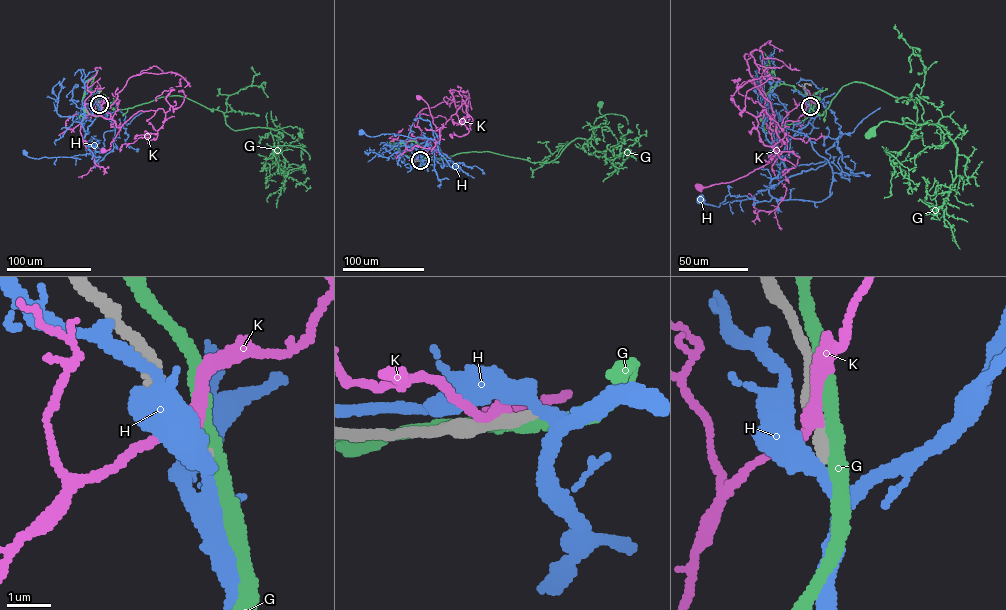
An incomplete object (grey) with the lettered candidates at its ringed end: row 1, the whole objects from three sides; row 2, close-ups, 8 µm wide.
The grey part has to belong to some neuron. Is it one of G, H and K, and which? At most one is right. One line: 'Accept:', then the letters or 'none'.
Accept: none

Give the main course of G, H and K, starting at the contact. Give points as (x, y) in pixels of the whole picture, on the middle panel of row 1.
G: (420, 160), (489, 151), (549, 162), (575, 139), (585, 138), (591, 144), (597, 127), (607, 120), (600, 104)
H: (420, 160), (423, 161), (416, 150), (420, 152), (429, 138), (390, 133), (369, 136), (361, 131)
K: (419, 160), (416, 157), (425, 144), (441, 135), (428, 105), (418, 98)

